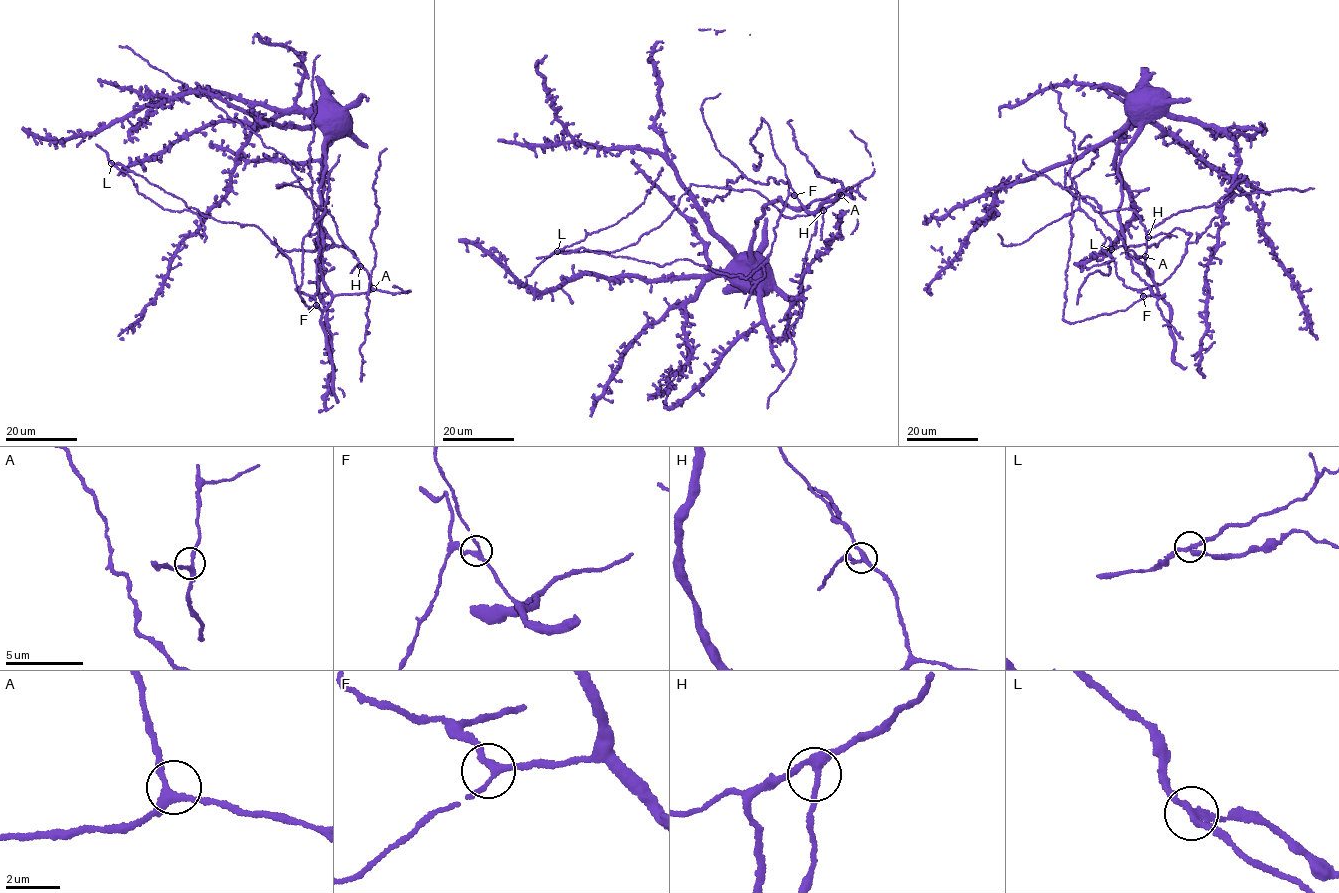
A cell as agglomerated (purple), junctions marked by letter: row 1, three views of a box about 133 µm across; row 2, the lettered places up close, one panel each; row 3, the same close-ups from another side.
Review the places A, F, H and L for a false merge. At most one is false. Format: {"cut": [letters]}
{"cut": ["L"]}

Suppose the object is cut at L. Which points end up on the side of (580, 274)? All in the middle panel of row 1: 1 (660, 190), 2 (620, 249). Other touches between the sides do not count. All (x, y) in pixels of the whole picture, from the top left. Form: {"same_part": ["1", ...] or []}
{"same_part": ["1", "2"]}

